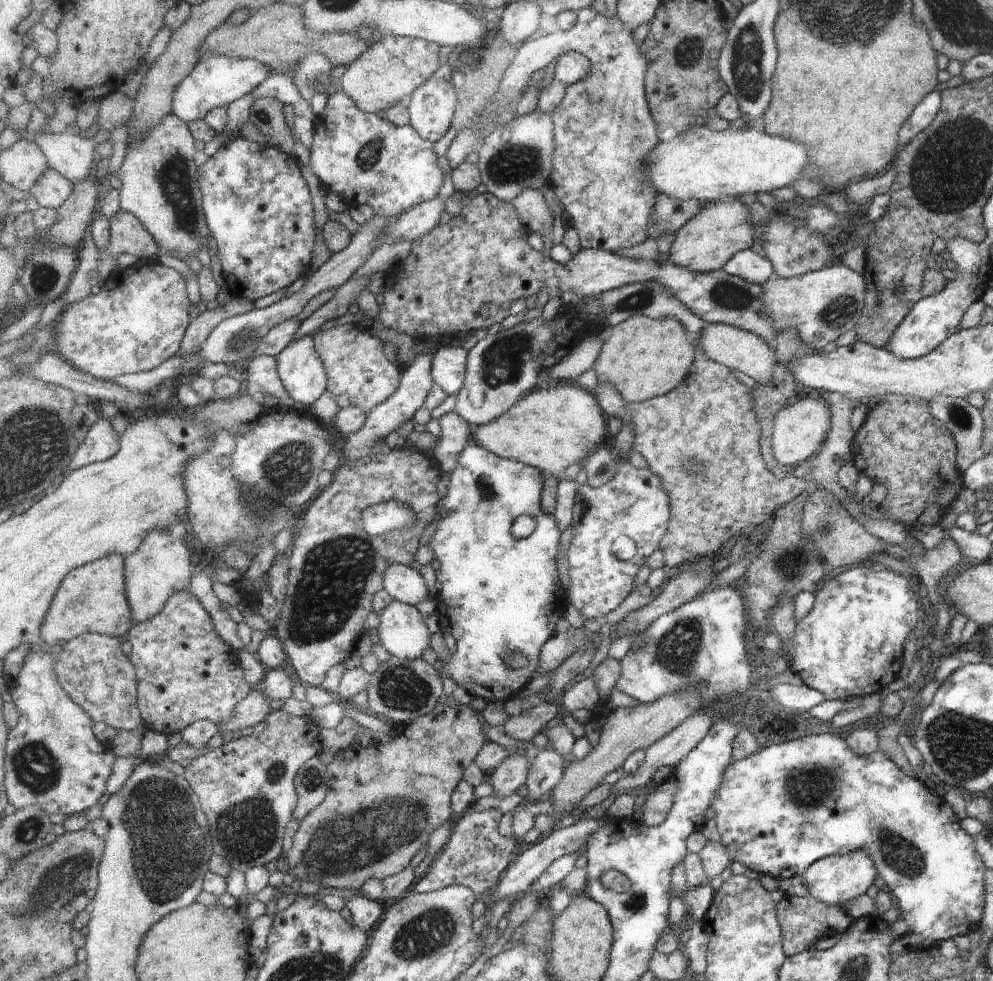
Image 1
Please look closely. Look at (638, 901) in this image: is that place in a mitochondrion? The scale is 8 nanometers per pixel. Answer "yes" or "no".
yes

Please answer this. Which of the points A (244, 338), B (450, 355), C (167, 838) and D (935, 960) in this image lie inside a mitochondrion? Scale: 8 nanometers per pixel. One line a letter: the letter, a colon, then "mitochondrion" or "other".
A: mitochondrion
B: other
C: mitochondrion
D: other

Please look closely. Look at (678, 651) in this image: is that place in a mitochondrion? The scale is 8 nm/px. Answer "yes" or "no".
yes

